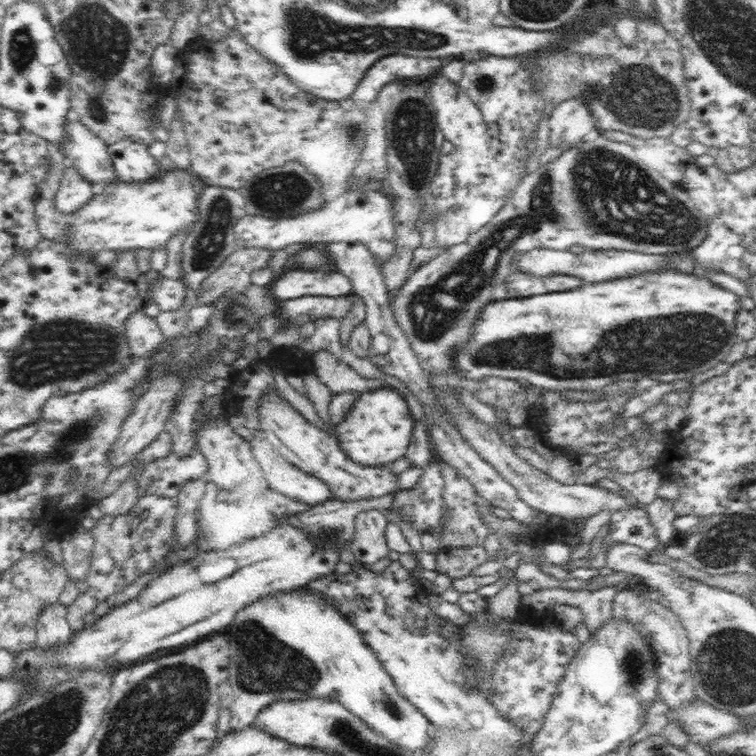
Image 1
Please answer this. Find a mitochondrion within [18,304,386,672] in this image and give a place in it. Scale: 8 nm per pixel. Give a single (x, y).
(326, 533)

